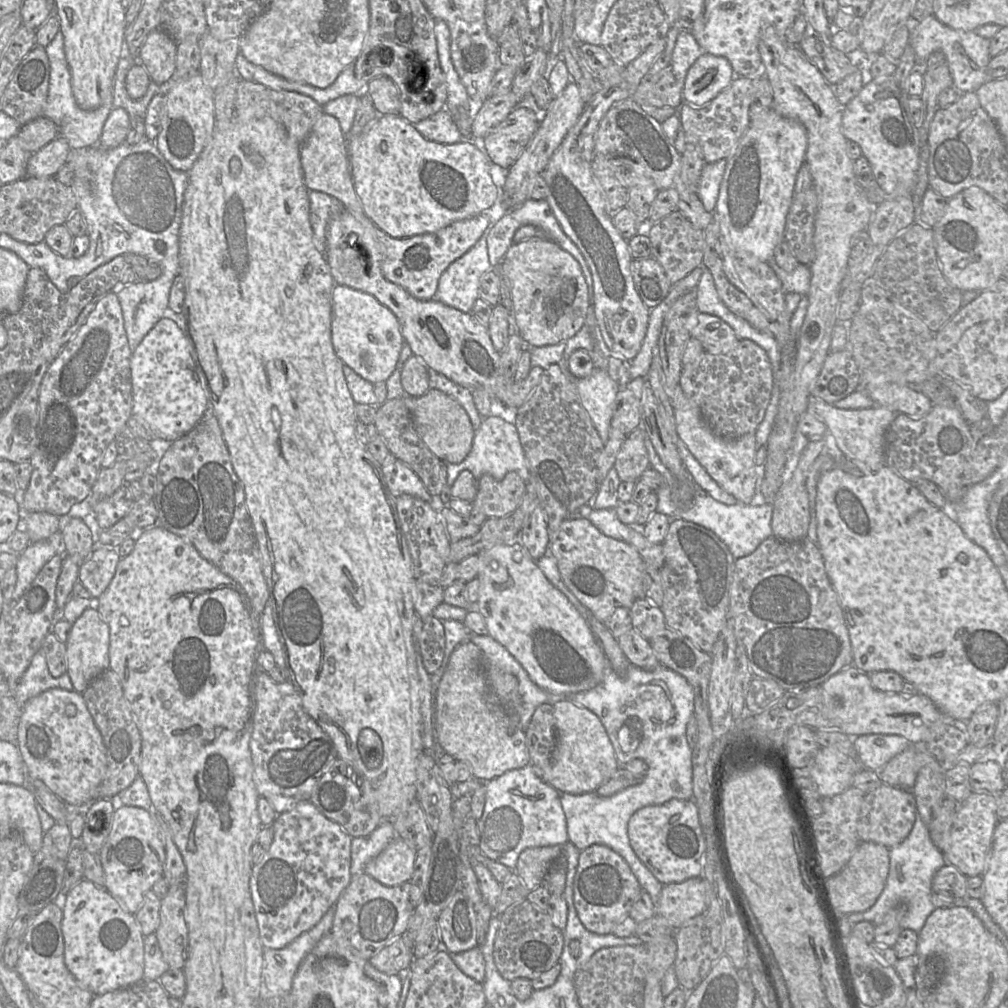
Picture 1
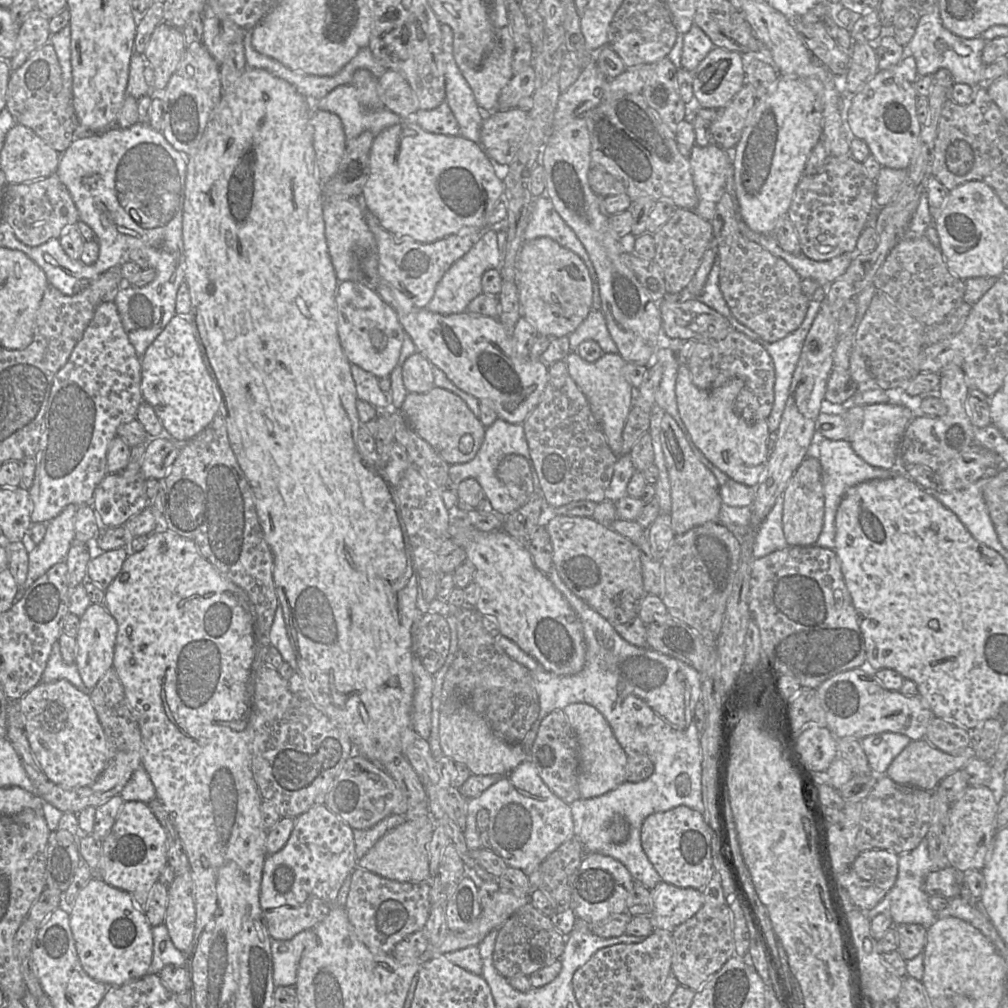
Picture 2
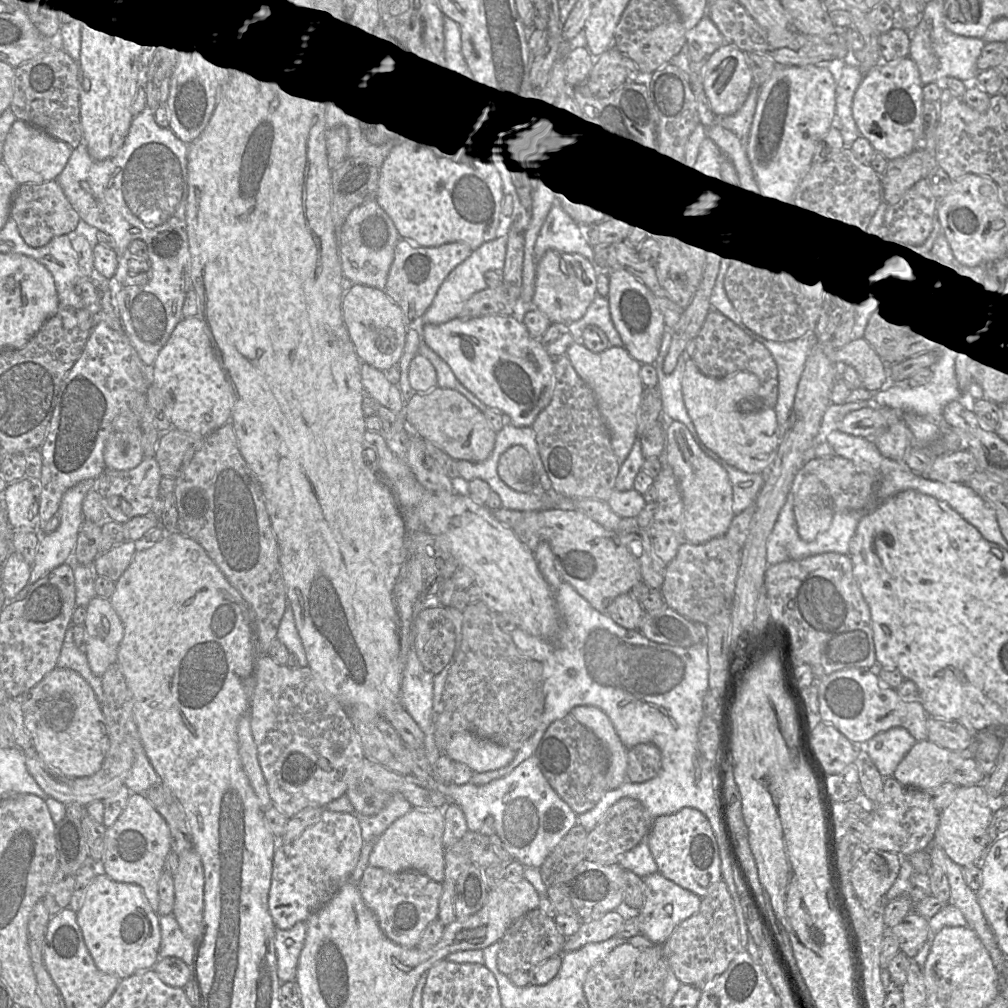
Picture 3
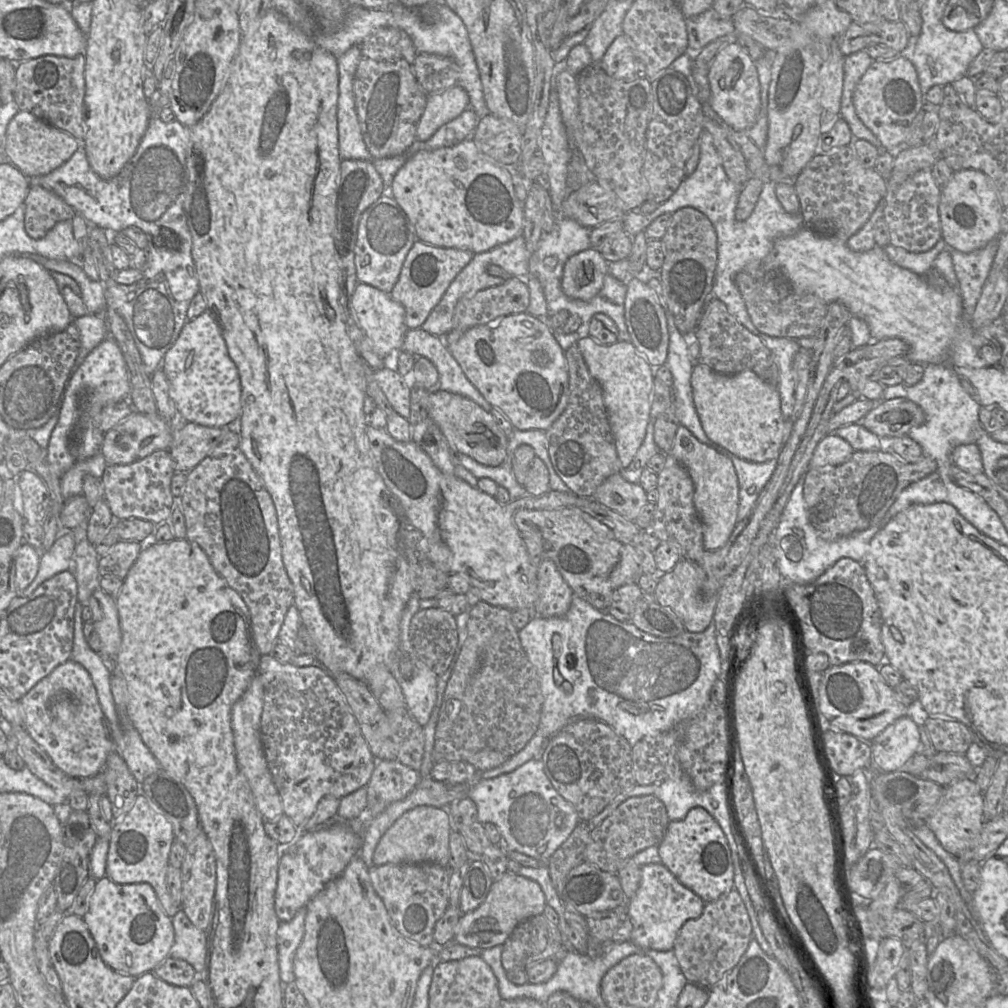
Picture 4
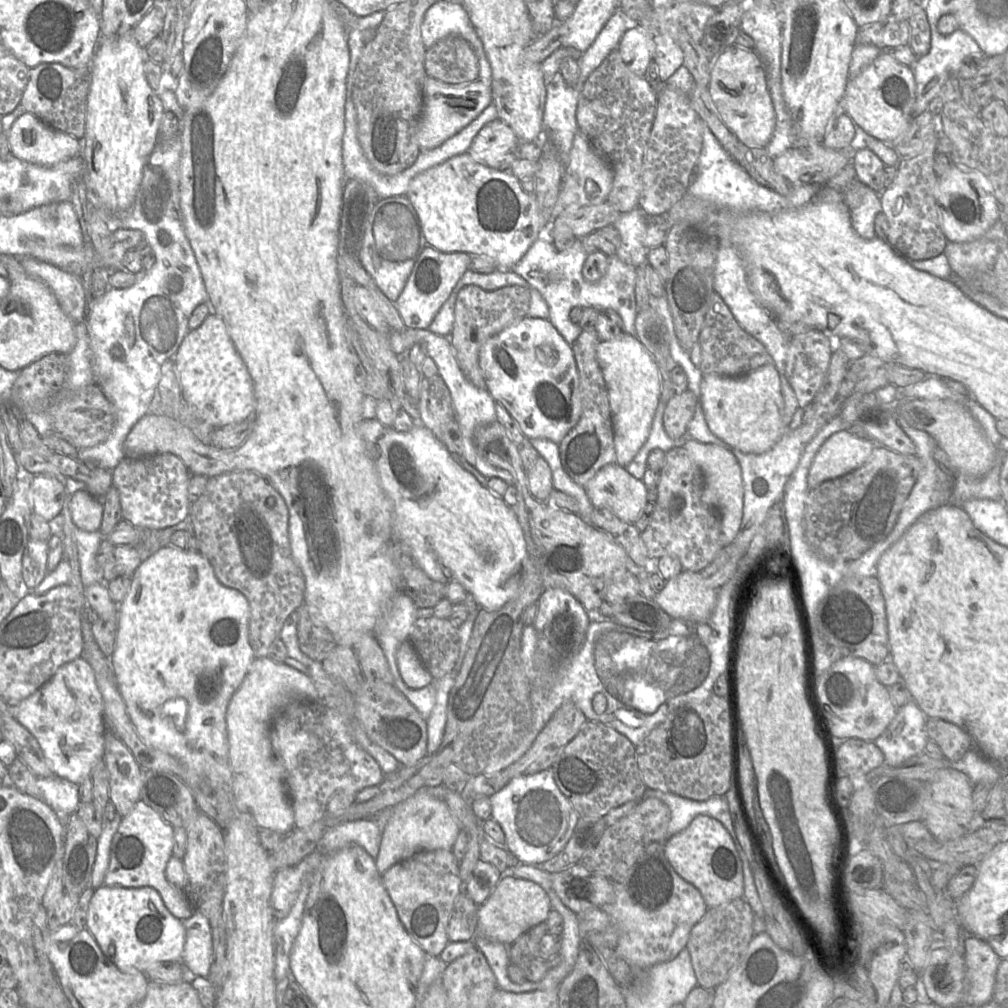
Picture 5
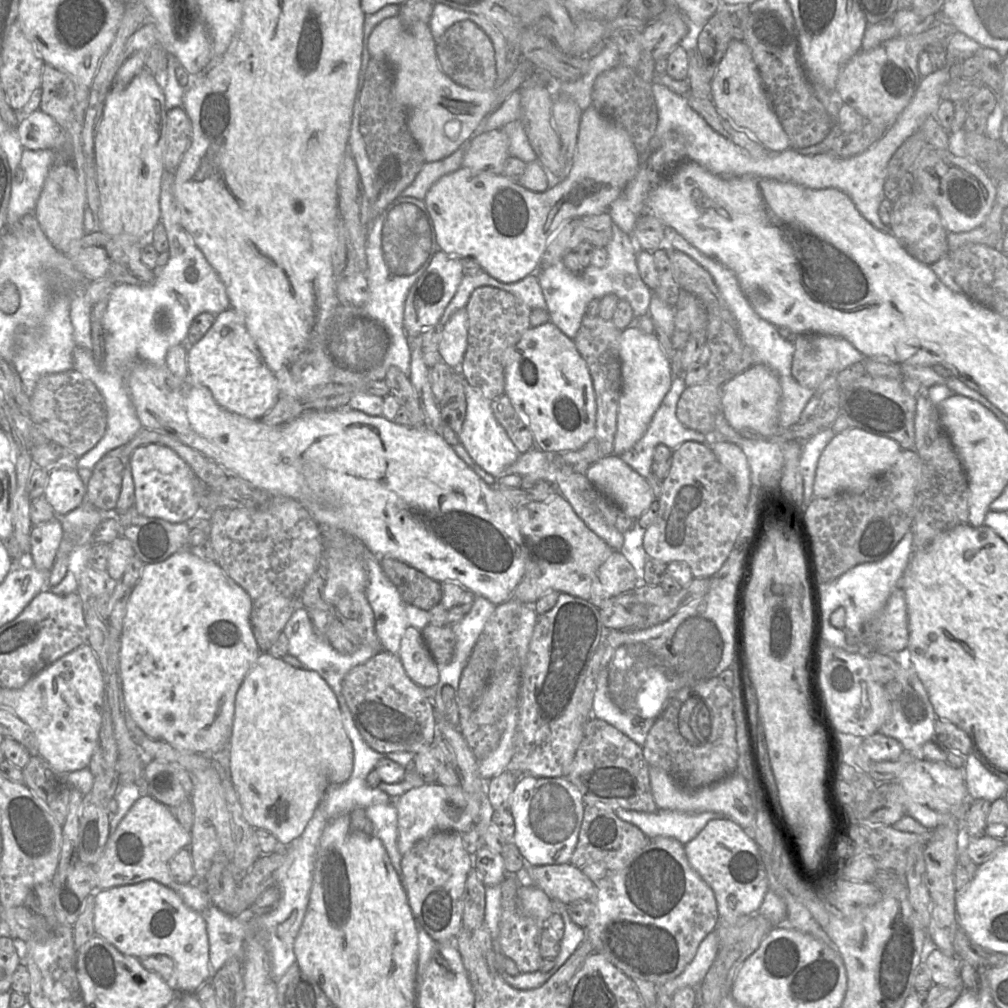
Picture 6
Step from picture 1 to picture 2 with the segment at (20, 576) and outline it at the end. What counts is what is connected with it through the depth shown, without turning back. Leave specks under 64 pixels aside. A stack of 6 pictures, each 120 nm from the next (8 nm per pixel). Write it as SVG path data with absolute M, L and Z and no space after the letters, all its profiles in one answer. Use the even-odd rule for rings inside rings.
M67 505L48 522L46 533L39 544L29 552L28 573L24 584L18 587L14 602L19 601L26 589L53 565L64 561L75 539L75 515L79 506Z

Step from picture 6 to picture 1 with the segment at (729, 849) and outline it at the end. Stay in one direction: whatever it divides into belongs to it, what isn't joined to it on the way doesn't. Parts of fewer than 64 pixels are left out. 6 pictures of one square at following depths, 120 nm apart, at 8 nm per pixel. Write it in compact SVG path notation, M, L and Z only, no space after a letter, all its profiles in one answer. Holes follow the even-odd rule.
M671 799L661 805L640 808L629 819L627 834L637 857L661 884L701 876L706 843L692 800Z

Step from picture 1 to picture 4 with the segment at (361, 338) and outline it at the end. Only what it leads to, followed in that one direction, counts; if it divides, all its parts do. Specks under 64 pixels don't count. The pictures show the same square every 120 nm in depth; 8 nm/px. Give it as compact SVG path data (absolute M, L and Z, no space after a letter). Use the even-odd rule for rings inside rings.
M358 282L352 294L351 307L359 327L380 357L385 358L393 349L401 349L407 330L404 324L405 310L401 304L391 298L390 294Z

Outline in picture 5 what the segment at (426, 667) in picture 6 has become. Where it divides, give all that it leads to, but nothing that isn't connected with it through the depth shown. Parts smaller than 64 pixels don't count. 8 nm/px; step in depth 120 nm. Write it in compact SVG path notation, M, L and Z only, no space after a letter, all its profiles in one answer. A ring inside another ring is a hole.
M409 640L398 647L397 665L405 684L411 688L423 688L434 680Z

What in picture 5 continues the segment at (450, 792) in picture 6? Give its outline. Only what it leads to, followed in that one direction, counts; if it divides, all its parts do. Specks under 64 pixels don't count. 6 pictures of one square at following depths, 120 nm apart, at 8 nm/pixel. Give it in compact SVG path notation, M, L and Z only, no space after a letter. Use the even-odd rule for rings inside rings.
M425 787L393 807L380 843L376 867L382 874L396 863L421 851L452 850L460 828L445 800L434 797Z

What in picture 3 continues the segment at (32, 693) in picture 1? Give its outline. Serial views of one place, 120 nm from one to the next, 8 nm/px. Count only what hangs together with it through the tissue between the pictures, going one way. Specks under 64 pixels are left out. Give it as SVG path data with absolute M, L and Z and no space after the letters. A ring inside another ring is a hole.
M70 624L65 632L57 667L68 668L79 673L91 686L101 704L103 701L102 678L91 671L86 654L76 647L73 641L73 627L74 625Z

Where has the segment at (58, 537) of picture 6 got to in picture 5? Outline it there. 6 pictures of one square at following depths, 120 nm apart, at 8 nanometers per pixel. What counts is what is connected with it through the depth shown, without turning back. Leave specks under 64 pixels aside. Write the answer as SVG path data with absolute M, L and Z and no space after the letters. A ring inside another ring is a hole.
M30 539L22 558L25 590L36 588L47 575L48 542Z

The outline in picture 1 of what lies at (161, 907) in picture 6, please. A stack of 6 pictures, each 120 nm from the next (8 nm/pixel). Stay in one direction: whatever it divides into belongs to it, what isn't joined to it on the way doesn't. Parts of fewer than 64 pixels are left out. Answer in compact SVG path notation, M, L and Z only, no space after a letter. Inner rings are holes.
M86 879L73 886L66 895L61 929L65 964L94 996L144 979L144 935L135 915L125 911L105 888Z

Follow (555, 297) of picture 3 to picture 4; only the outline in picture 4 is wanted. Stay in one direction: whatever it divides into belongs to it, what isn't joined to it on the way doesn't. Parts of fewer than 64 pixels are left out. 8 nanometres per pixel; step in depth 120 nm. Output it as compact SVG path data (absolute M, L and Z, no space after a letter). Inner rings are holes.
M590 247L567 259L561 288L570 298L588 301L602 288L607 274L607 261L598 249Z

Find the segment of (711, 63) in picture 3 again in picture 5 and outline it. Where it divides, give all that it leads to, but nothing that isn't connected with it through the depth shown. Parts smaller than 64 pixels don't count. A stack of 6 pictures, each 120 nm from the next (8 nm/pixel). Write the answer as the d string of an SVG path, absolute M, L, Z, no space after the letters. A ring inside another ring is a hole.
M732 45L710 68L709 93L717 112L738 140L750 147L766 147L775 128L775 110L763 64L754 50Z

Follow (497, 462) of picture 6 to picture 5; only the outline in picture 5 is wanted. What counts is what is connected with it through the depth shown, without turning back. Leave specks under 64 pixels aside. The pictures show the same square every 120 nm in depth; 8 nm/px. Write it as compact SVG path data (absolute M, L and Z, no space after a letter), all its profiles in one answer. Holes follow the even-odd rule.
M404 327L399 331L391 331L390 347L396 355L419 343L425 346L427 356L432 358L437 366L438 375L443 379L449 389L452 406L454 408L455 419L459 424L461 431L461 456L475 469L477 469L485 478L499 478L505 481L509 486L514 485L514 479L510 472L505 469L493 467L478 452L473 442L474 431L483 425L496 421L495 402L487 390L482 390L471 384L462 374L457 359L454 355L454 349L450 343L449 337L437 335L428 329L416 329Z

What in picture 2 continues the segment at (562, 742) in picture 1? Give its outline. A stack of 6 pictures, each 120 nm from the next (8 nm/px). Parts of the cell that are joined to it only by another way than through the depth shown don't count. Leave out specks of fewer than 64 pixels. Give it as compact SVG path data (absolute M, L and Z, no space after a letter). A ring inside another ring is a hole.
M572 703L563 710L578 743L578 789L581 799L601 796L626 781L627 755L605 717L587 703Z

